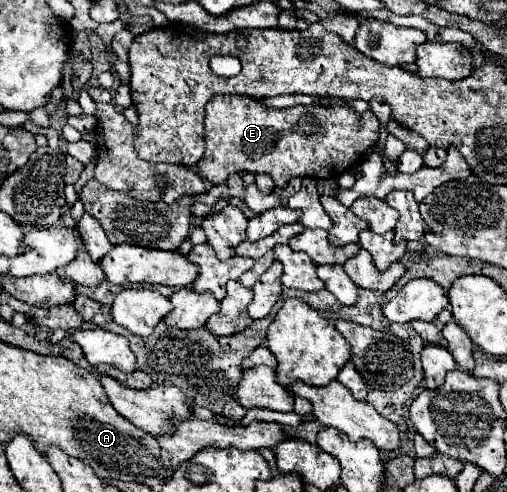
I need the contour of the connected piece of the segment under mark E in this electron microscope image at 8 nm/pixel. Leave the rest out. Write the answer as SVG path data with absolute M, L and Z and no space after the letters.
M219 95L215 99L211 99L207 103L207 113L205 113L205 153L201 157L201 161L197 163L197 171L199 175L209 181L211 185L217 185L217 183L223 183L229 175L233 173L243 173L243 171L249 171L249 173L267 173L275 187L285 187L289 179L293 177L313 177L313 179L337 179L341 173L345 173L347 169L351 169L353 165L361 165L365 161L365 157L369 155L371 147L379 141L379 119L375 117L375 113L369 109L365 111L363 115L355 113L349 105L343 105L343 107L323 107L323 105L295 105L295 107L285 107L285 109L271 109L267 107L263 101L259 99L249 99L247 95Z

